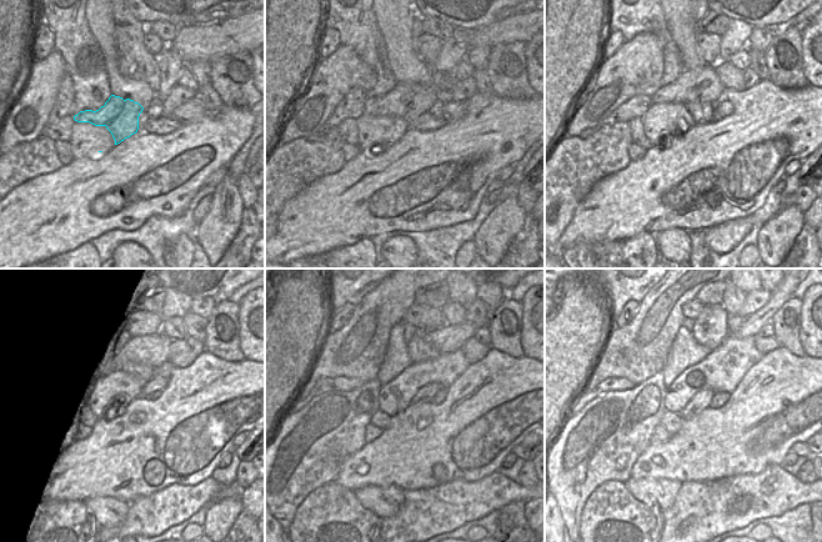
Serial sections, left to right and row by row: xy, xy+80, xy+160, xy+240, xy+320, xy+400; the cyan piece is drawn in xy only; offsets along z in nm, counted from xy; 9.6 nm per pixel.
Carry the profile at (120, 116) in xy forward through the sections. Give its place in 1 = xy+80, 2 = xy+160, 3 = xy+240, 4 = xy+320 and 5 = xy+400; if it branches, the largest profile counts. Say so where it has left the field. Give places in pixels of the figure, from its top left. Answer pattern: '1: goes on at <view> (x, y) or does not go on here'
1: goes on at xy+80 (410, 100)
2: goes on at xy+160 (707, 89)
3: goes on at xy+240 (153, 350)
4: goes on at xy+320 (447, 339)
5: goes on at xy+400 (751, 326)

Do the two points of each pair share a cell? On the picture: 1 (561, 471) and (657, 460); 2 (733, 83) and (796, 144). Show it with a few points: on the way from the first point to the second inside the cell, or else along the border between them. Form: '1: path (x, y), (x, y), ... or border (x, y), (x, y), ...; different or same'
1: border (650, 445), (632, 466), (630, 476); different
2: border (725, 86), (732, 90), (743, 89); different

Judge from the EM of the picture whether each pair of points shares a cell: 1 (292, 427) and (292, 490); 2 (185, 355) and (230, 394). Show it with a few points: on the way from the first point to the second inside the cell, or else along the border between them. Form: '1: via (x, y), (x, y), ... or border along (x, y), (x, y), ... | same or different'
1: via (307, 442), (310, 448), (292, 475) | same
2: border along (199, 355), (188, 366), (175, 367) | different

